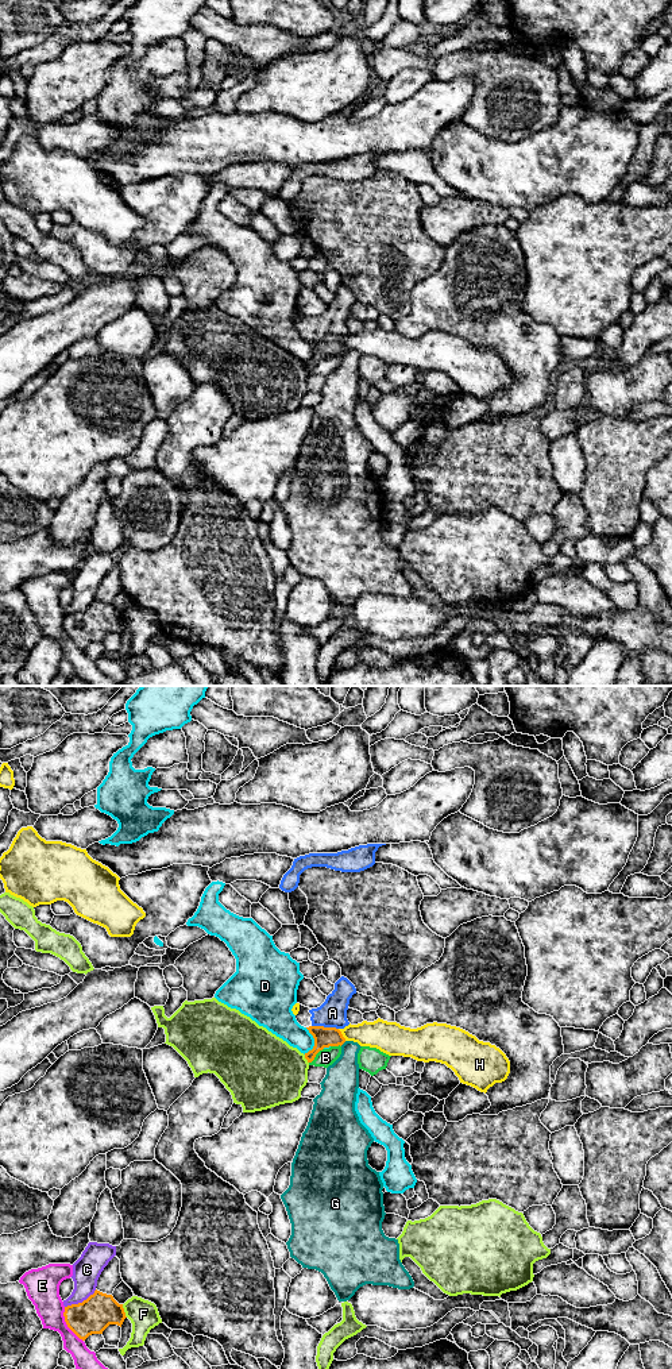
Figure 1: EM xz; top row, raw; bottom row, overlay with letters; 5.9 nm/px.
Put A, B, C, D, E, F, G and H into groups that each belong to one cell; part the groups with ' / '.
A / B / C / D / E / F / G / H

